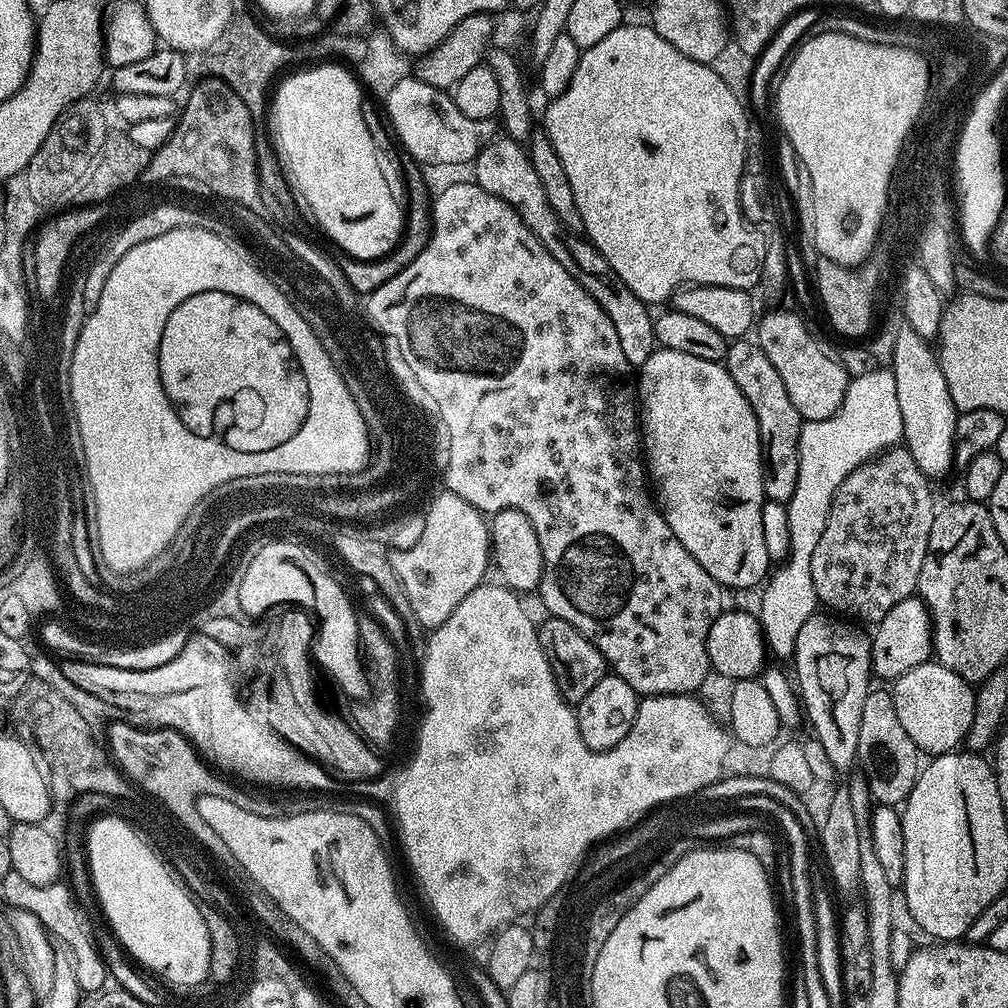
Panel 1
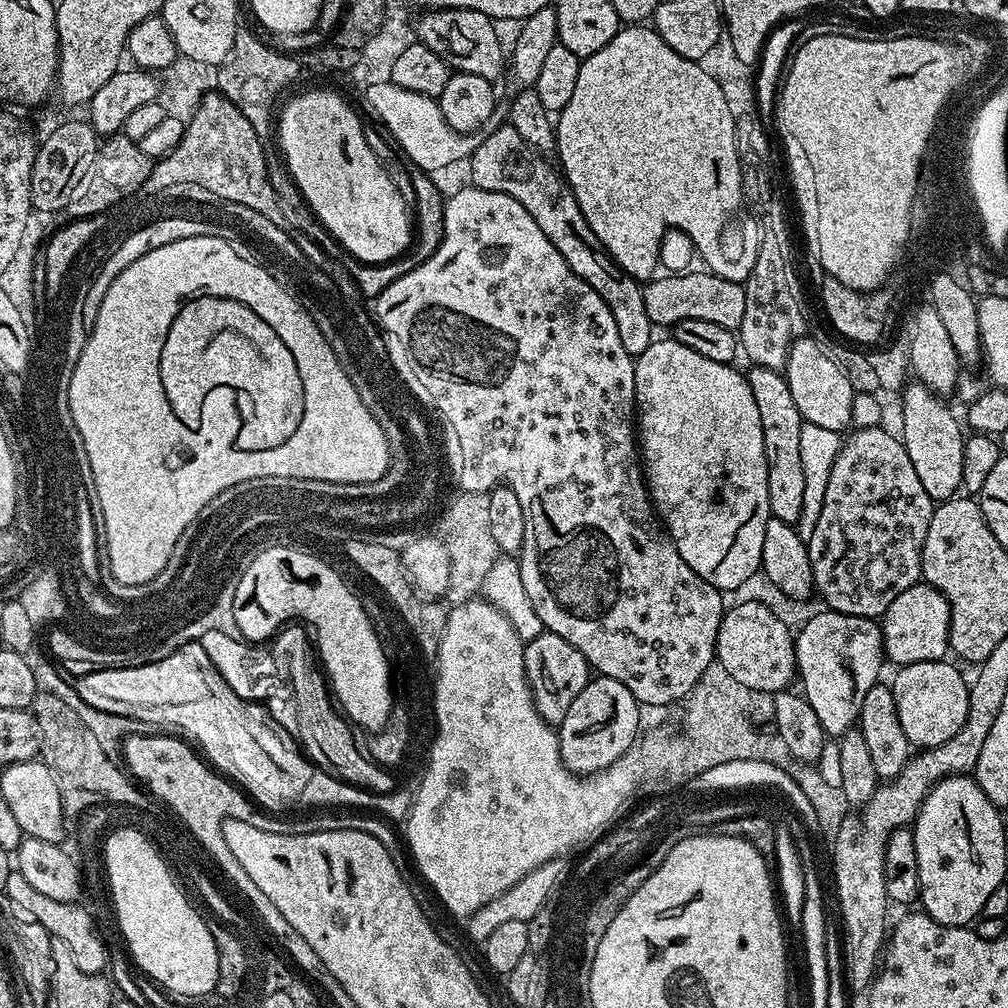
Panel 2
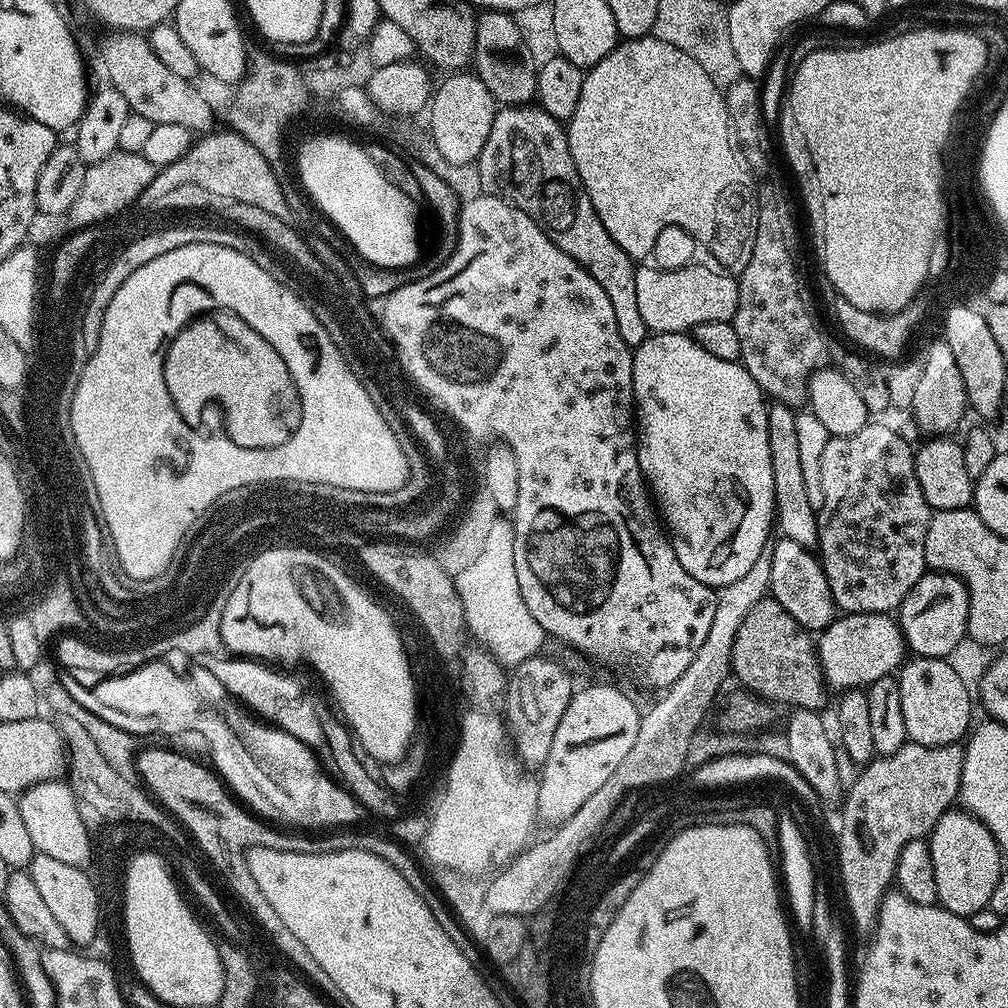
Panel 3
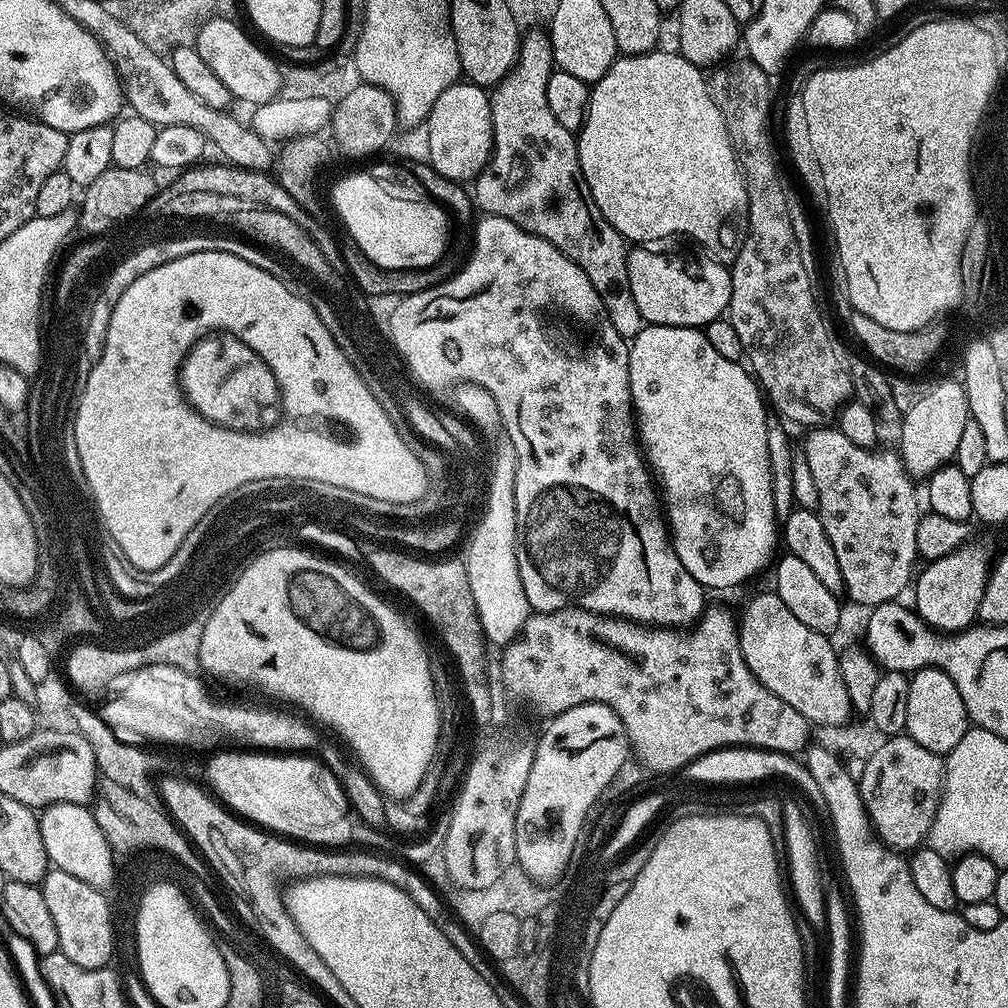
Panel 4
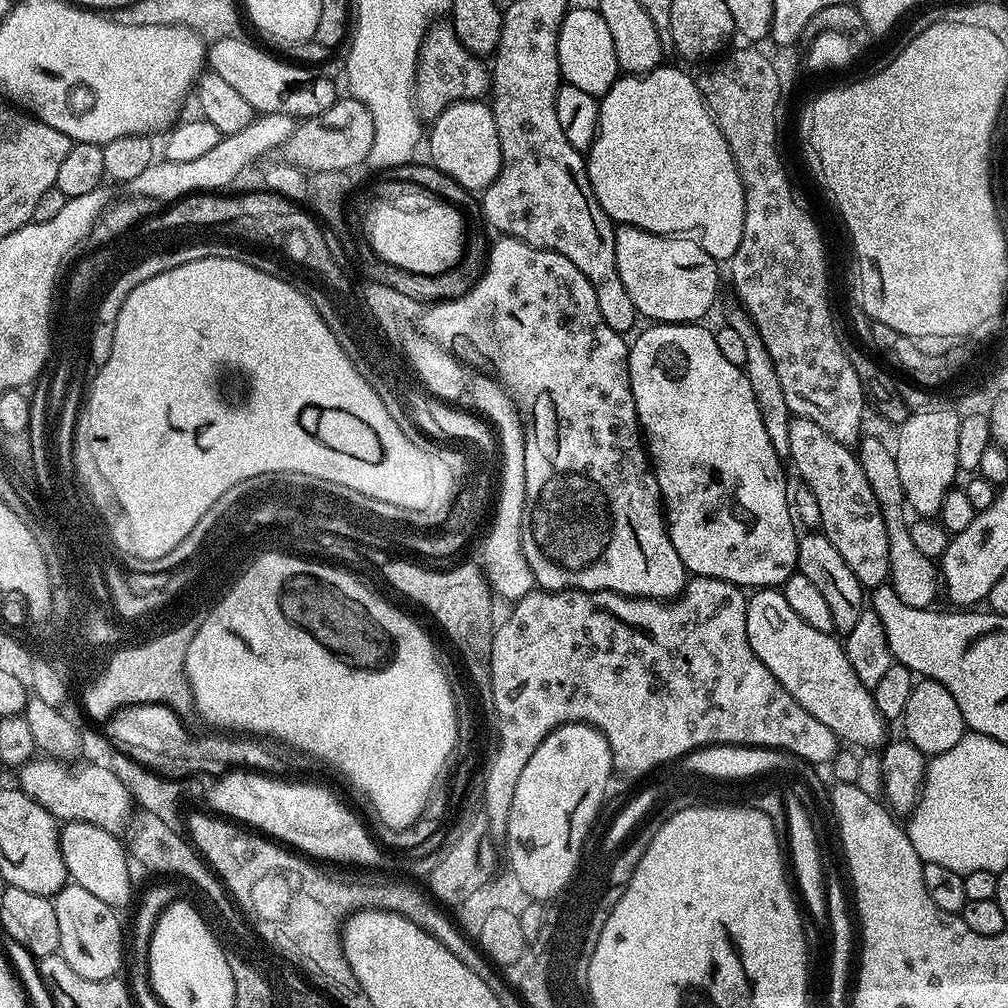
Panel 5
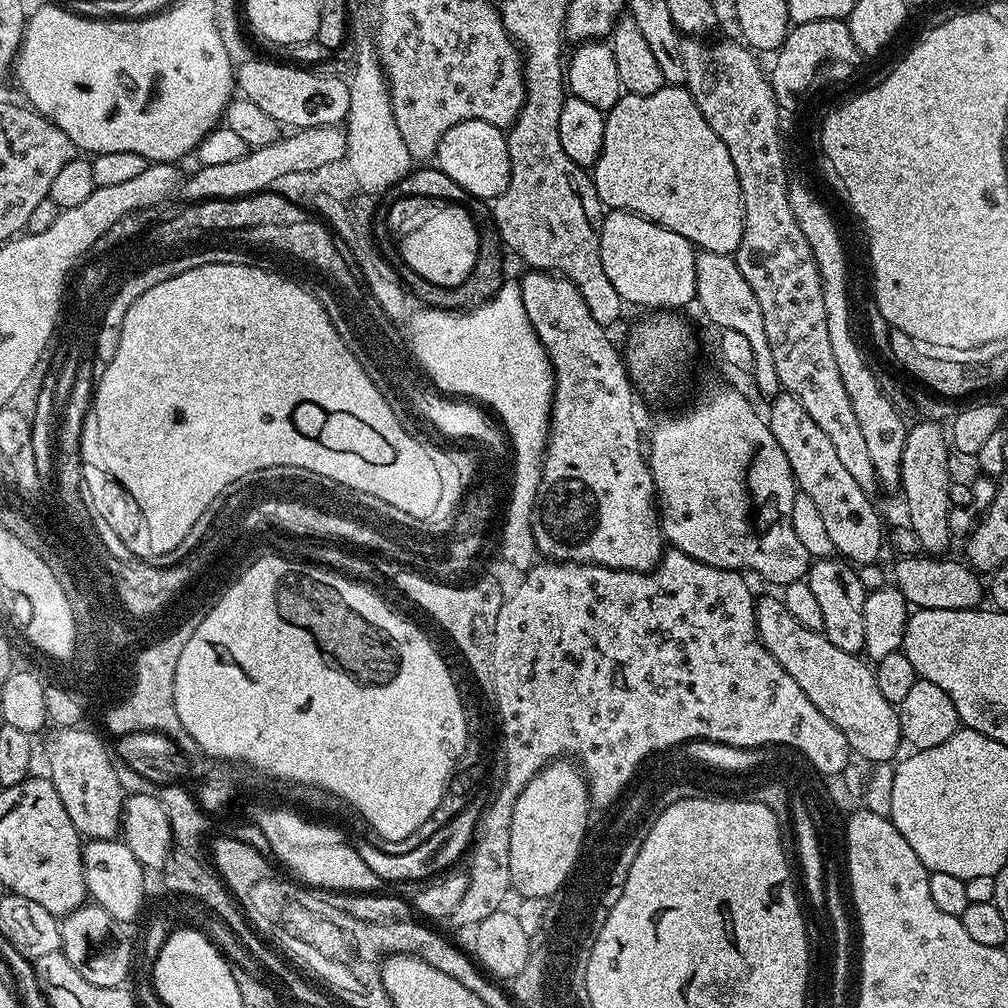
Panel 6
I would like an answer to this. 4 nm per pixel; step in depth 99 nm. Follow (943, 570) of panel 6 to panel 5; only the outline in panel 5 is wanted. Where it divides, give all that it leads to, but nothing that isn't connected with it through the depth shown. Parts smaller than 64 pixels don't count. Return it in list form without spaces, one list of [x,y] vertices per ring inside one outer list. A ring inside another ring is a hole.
[[[871,434],[865,435],[863,439],[861,439],[858,445],[858,455],[860,457],[860,465],[862,466],[862,474],[866,474],[866,478],[870,482],[870,490],[874,490],[874,498],[878,498],[878,504],[880,509],[882,510],[882,518],[886,522],[886,534],[888,535],[888,541],[890,542],[890,570],[888,571],[890,577],[890,585],[893,590],[898,594],[898,598],[902,598],[902,602],[906,606],[910,606],[911,608],[932,608],[935,605],[936,600],[936,592],[938,596],[938,589],[941,587],[942,581],[940,579],[940,573],[938,571],[938,564],[936,560],[931,560],[930,558],[926,558],[926,554],[918,554],[918,550],[914,547],[914,542],[910,542],[910,534],[908,533],[905,521],[900,521],[900,511],[905,511],[906,501],[904,499],[904,491],[902,490],[902,478],[898,478],[898,466],[896,465],[896,458],[891,447],[888,448],[883,444],[882,441],[879,440],[876,436],[871,436]]]

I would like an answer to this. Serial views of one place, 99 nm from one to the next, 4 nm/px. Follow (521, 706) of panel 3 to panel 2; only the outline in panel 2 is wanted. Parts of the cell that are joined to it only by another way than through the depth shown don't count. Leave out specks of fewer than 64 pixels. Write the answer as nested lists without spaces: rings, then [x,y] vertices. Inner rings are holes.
[[[545,630],[538,634],[538,638],[525,643],[524,669],[528,675],[528,684],[532,687],[532,697],[538,714],[548,724],[559,726],[562,718],[566,718],[566,710],[570,710],[574,698],[582,694],[589,682],[590,665],[587,658],[582,654],[582,650],[570,646],[566,638],[558,638],[558,634]]]

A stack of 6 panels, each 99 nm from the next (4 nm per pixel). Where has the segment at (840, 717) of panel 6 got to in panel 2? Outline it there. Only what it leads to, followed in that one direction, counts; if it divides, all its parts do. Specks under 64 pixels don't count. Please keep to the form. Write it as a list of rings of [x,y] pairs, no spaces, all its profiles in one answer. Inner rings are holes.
[[[744,600],[741,604],[736,604],[727,609],[720,623],[718,638],[716,639],[715,661],[721,663],[726,668],[727,673],[749,688],[752,692],[763,692],[775,694],[783,692],[789,687],[788,684],[797,679],[796,670],[796,646],[794,643],[793,629],[788,629],[784,625],[784,620],[780,616],[775,616],[764,604],[759,604],[756,600]]]

